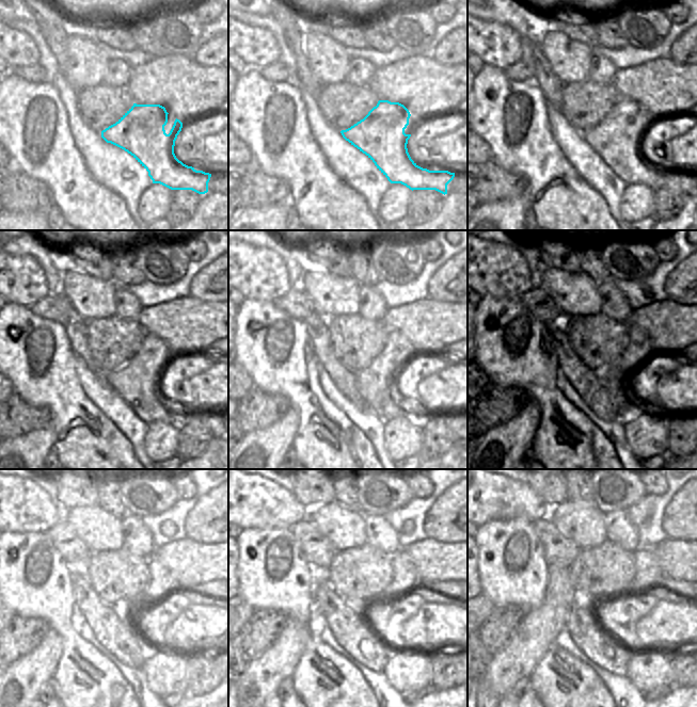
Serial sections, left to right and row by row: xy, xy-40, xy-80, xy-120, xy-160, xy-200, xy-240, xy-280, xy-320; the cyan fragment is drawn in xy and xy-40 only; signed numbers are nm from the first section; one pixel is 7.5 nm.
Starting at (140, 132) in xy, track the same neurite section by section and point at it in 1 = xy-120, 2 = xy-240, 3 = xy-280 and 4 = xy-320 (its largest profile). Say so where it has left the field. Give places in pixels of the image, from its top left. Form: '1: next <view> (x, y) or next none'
1: next xy-120 (138, 381)
2: next xy-240 (160, 583)
3: next xy-280 (405, 571)
4: next xy-320 (648, 573)

